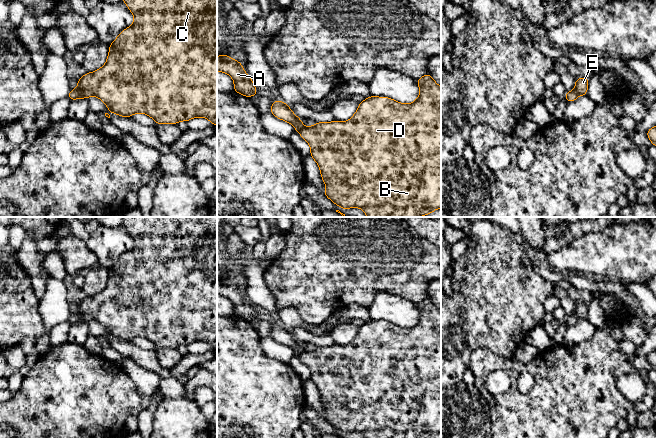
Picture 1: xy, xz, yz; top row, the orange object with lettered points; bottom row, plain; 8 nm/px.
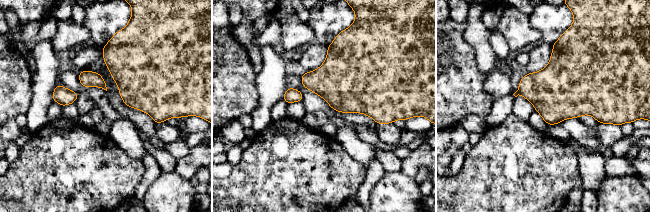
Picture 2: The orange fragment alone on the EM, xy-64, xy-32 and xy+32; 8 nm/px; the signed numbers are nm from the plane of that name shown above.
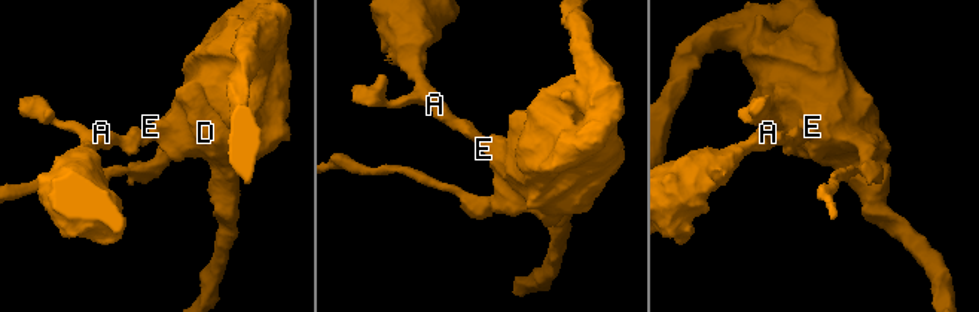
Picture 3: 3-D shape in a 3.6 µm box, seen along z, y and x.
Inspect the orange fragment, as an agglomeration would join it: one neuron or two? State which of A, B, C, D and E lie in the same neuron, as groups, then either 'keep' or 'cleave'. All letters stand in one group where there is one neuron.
A / B C D E | cleave

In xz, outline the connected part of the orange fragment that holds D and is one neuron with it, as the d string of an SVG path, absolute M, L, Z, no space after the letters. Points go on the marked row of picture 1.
M429 73L416 79L420 94L412 103L403 104L388 97L370 96L359 103L355 114L346 122L317 122L313 126L303 127L299 135L310 145L310 156L316 161L321 177L326 185L324 195L334 204L350 209L360 208L367 217L419 217L441 208L441 87Z

